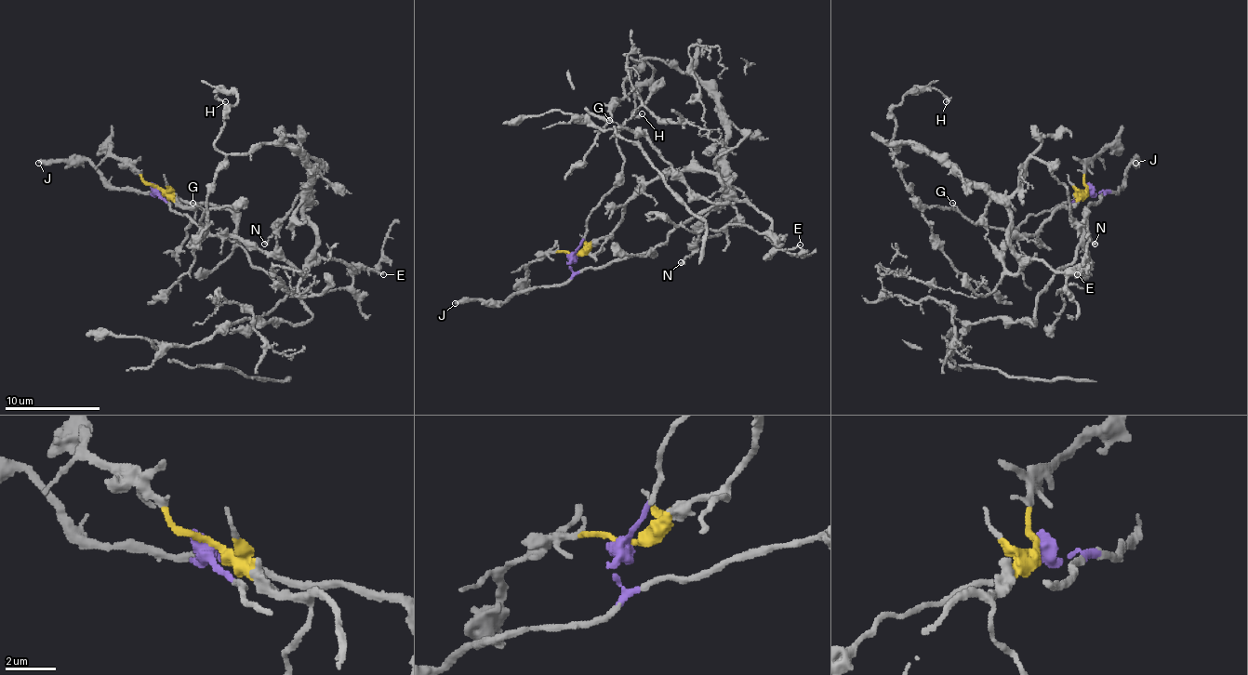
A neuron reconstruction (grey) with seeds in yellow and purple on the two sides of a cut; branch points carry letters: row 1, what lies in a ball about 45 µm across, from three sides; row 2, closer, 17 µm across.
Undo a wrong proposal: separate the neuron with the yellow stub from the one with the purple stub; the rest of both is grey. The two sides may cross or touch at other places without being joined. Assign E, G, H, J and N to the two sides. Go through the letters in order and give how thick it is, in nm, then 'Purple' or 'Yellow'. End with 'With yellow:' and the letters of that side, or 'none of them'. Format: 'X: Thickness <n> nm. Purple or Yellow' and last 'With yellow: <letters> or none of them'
E: Thickness 160 nm. Yellow
G: Thickness 130 nm. Purple
H: Thickness 190 nm. Yellow
J: Thickness 340 nm. Purple
N: Thickness 180 nm. Yellow
With yellow: E, H, N

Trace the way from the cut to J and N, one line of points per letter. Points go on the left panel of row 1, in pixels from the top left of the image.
J: (156, 189), (156, 191), (116, 189), (87, 161), (37, 163)
N: (156, 189), (197, 205), (211, 234), (299, 272), (316, 242), (309, 158), (318, 165), (264, 244)

